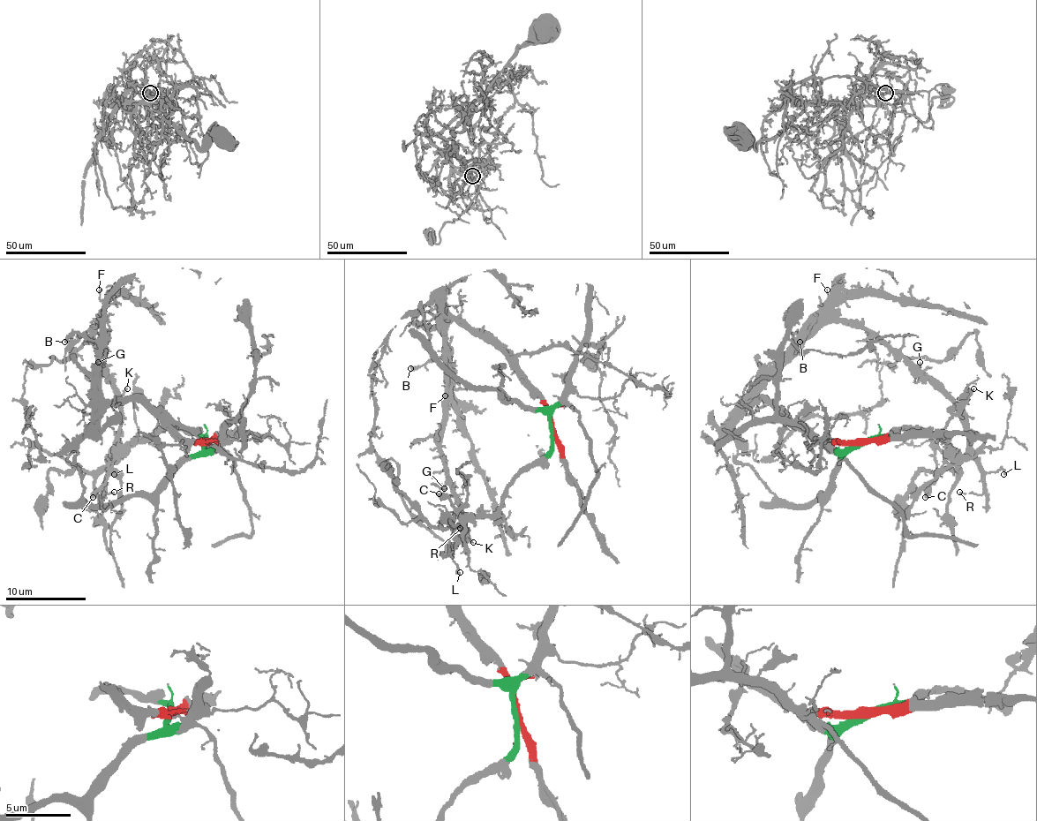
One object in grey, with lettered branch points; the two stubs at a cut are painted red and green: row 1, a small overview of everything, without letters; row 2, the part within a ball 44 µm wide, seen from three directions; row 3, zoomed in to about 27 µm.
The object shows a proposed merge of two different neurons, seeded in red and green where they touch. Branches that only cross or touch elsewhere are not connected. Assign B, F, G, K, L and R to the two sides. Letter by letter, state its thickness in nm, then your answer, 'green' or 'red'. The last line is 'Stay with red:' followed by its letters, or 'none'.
B: 360 nm thick; red
F: 110 nm thick; red
G: 130 nm thick; red
K: 130 nm thick; red
L: 140 nm thick; red
R: 130 nm thick; red
Stay with red: B, F, G, K, L, R

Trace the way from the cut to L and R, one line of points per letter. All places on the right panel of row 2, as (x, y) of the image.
L: (860, 441), (810, 440), (752, 400), (832, 321), (896, 348), (957, 410), (970, 455), (1004, 473)
R: (860, 441), (810, 440), (770, 402), (752, 400), (832, 321), (880, 335), (954, 405), (982, 484), (960, 492)

